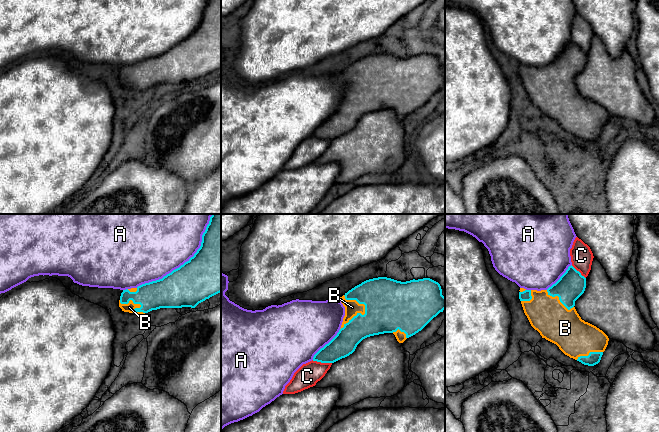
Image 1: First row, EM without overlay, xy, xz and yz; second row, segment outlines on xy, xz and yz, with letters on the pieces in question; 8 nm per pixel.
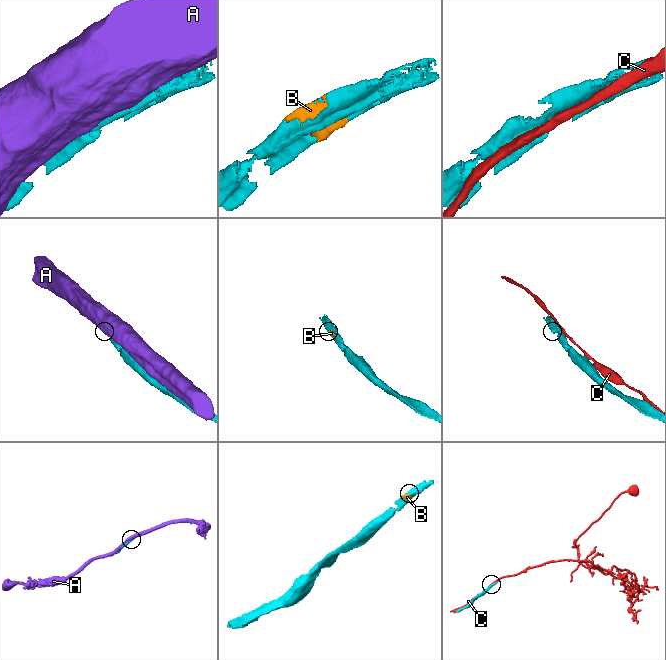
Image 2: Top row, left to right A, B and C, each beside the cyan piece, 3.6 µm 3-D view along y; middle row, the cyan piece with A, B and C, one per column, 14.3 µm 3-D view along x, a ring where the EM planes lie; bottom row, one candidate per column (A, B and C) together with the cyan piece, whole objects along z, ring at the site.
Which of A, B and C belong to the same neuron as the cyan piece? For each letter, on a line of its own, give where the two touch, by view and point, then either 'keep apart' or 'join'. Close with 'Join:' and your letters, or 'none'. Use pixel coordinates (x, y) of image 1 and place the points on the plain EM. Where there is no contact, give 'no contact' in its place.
A: meets cyan in xy at (181, 41); keep apart
B: meets cyan in xz at (357, 89); join
C: meets cyan in xz at (322, 138); keep apart
Join: B

